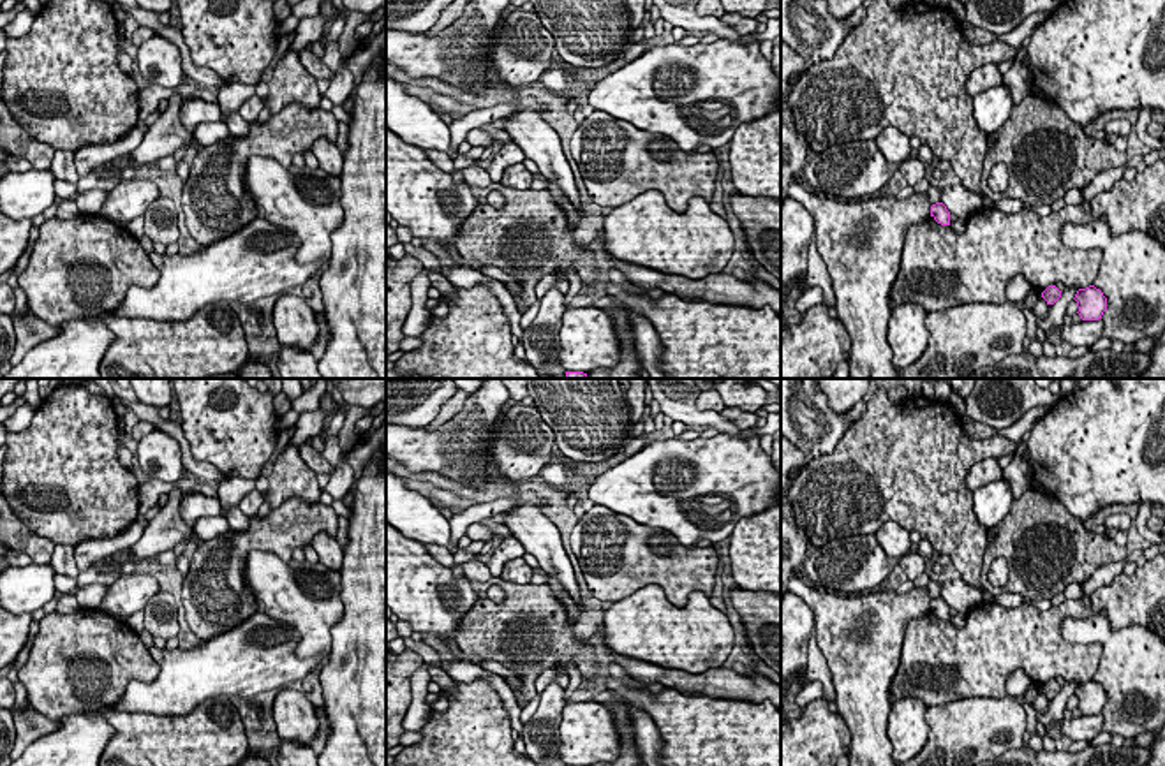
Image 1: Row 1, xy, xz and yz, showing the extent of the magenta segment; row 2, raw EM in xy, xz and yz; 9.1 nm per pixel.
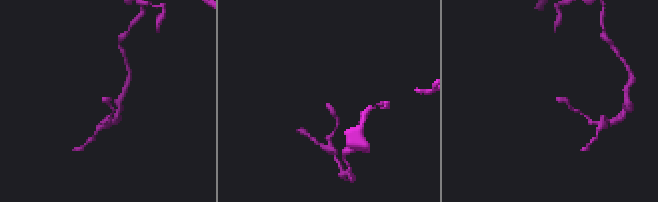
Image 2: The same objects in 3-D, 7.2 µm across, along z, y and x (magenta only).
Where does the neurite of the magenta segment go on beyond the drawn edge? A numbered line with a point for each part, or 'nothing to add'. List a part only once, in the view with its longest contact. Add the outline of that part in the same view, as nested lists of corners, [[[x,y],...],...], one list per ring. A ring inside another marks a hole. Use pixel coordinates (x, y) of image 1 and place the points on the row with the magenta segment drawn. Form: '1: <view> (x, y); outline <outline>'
nothing to add

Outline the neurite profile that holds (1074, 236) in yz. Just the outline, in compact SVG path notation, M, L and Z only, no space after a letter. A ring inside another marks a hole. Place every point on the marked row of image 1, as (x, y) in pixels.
M1065 224L1059 231L1068 248L1102 250L1100 273L1093 285L1107 298L1102 315L1103 333L1109 340L1137 343L1142 338L1158 338L1165 331L1165 247L1142 231L1112 234L1107 224Z

